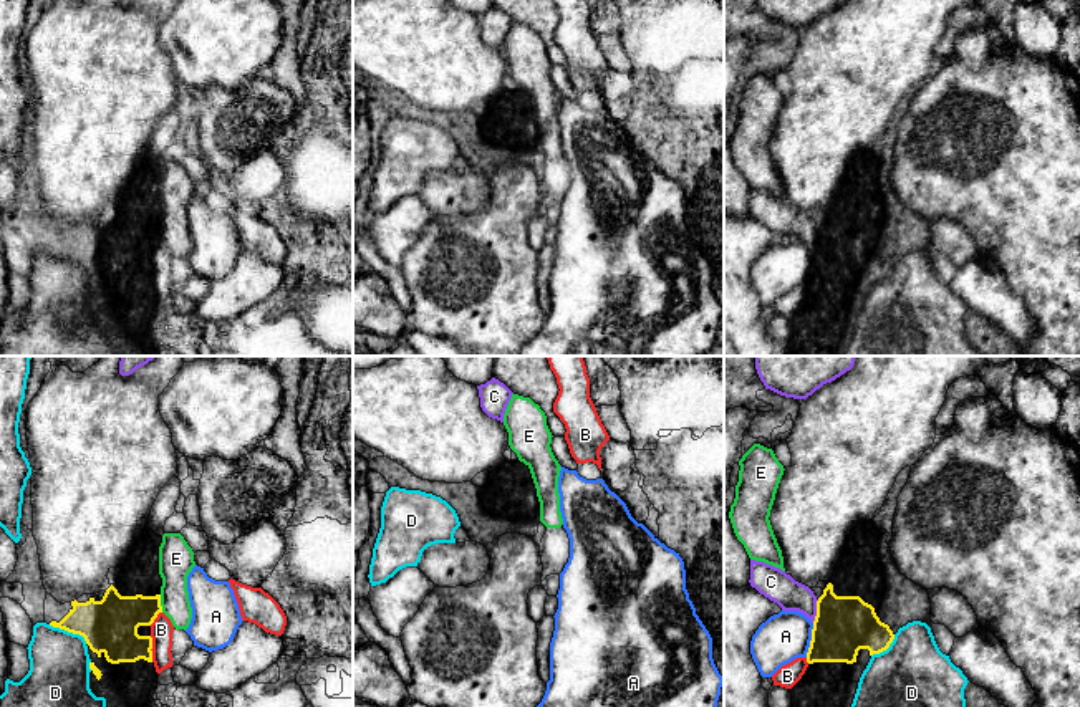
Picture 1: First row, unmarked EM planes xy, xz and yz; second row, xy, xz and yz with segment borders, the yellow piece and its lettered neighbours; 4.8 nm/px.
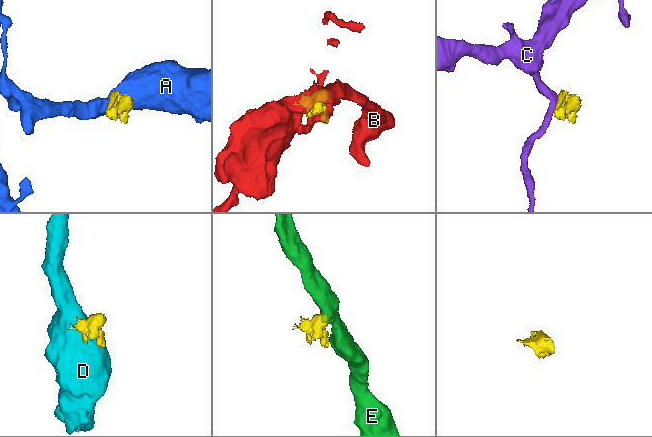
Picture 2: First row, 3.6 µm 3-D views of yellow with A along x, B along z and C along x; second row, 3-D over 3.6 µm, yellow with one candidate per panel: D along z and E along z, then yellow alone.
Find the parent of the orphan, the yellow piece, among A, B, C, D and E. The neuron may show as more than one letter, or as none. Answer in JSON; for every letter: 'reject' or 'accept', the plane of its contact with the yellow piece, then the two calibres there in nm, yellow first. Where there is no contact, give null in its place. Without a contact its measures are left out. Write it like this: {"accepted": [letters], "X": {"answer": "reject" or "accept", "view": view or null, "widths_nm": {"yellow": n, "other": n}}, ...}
{"accepted": [], "A": {"answer": "reject", "view": "yz", "widths_nm": {"yellow": 280, "other": 240}}, "B": {"answer": "reject", "view": "xy", "widths_nm": {"yellow": 260, "other": 110}}, "C": {"answer": "reject", "view": "yz", "widths_nm": {"yellow": 280, "other": 150}}, "D": {"answer": "reject", "view": "xy", "widths_nm": {"yellow": 260, "other": 300}}, "E": {"answer": "reject", "view": "xy", "widths_nm": {"yellow": 240, "other": 180}}}

